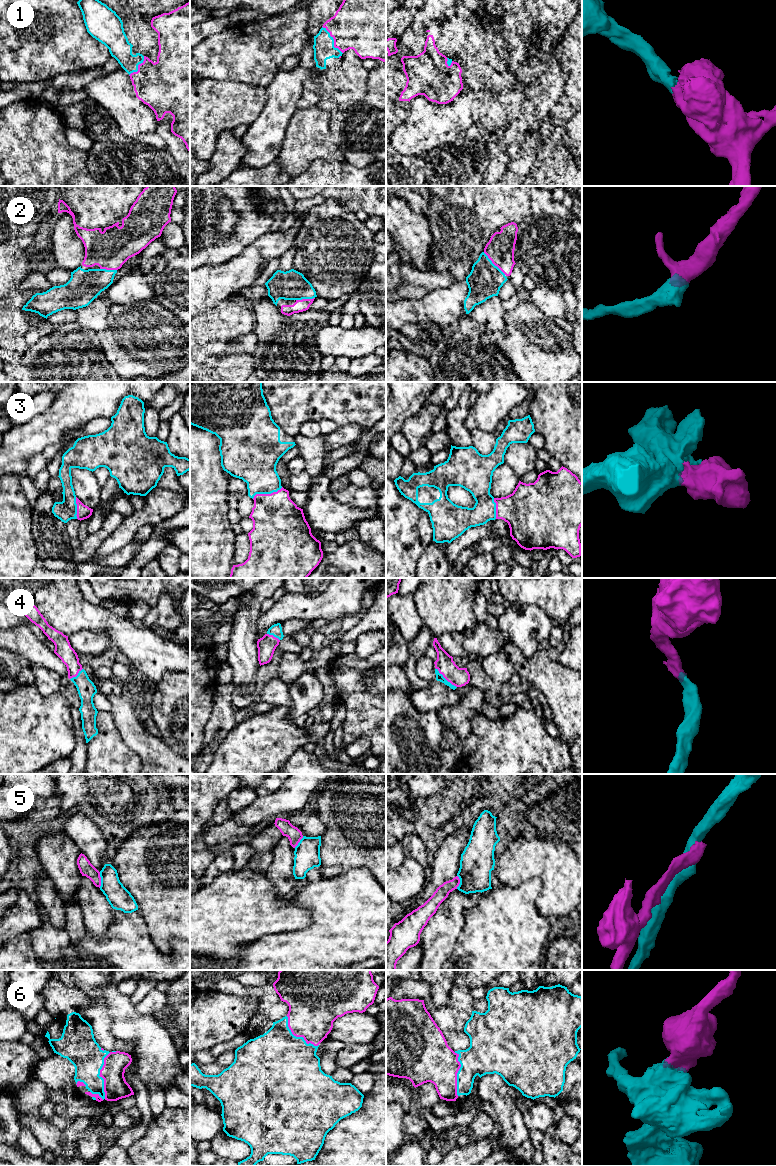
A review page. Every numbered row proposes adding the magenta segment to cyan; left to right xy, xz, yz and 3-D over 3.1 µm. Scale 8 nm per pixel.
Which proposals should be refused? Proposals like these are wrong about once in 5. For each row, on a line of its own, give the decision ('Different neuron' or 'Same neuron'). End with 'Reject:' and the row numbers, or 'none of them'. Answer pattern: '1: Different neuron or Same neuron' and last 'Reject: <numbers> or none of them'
1: Same neuron
2: Same neuron
3: Same neuron
4: Same neuron
5: Different neuron
6: Same neuron
Reject: 5

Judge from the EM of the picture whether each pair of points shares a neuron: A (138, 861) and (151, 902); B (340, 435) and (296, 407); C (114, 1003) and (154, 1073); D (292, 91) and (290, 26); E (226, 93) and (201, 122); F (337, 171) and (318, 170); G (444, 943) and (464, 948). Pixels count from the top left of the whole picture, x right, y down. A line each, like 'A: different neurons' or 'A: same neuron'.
A: same neuron
B: different neurons
C: same neuron
D: different neurons
E: same neuron
F: same neuron
G: different neurons

